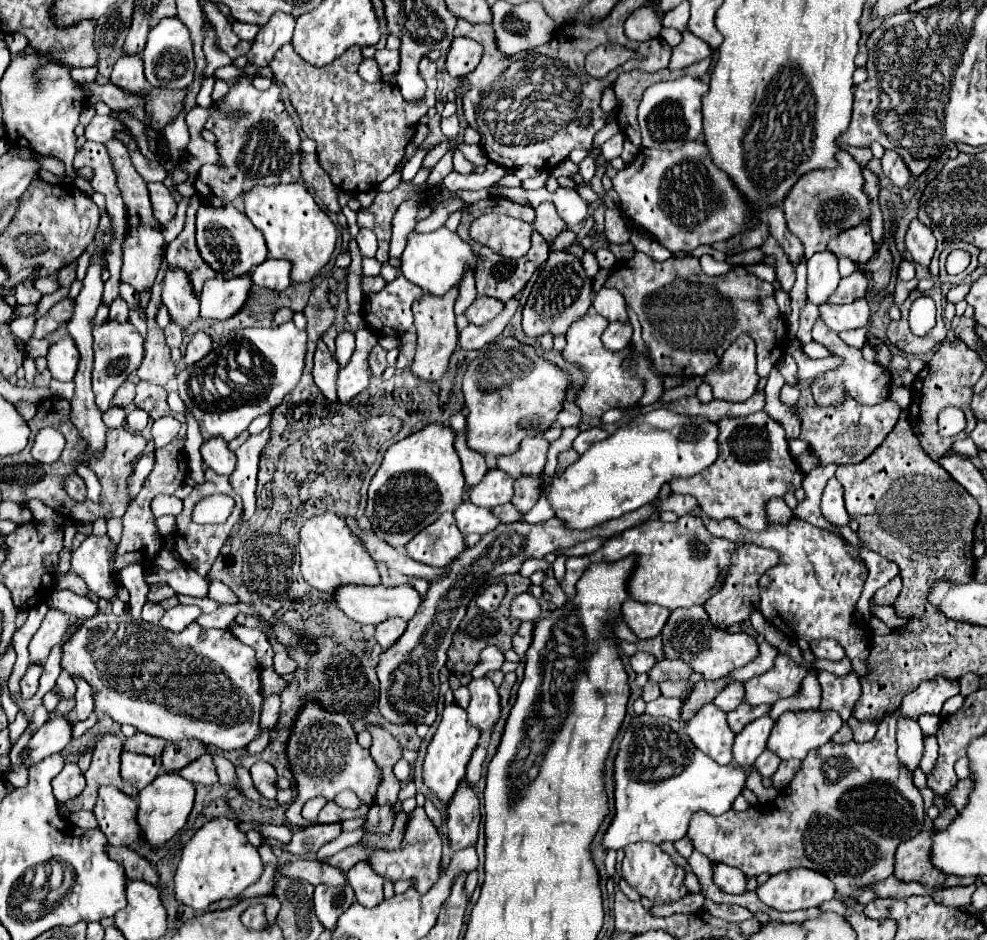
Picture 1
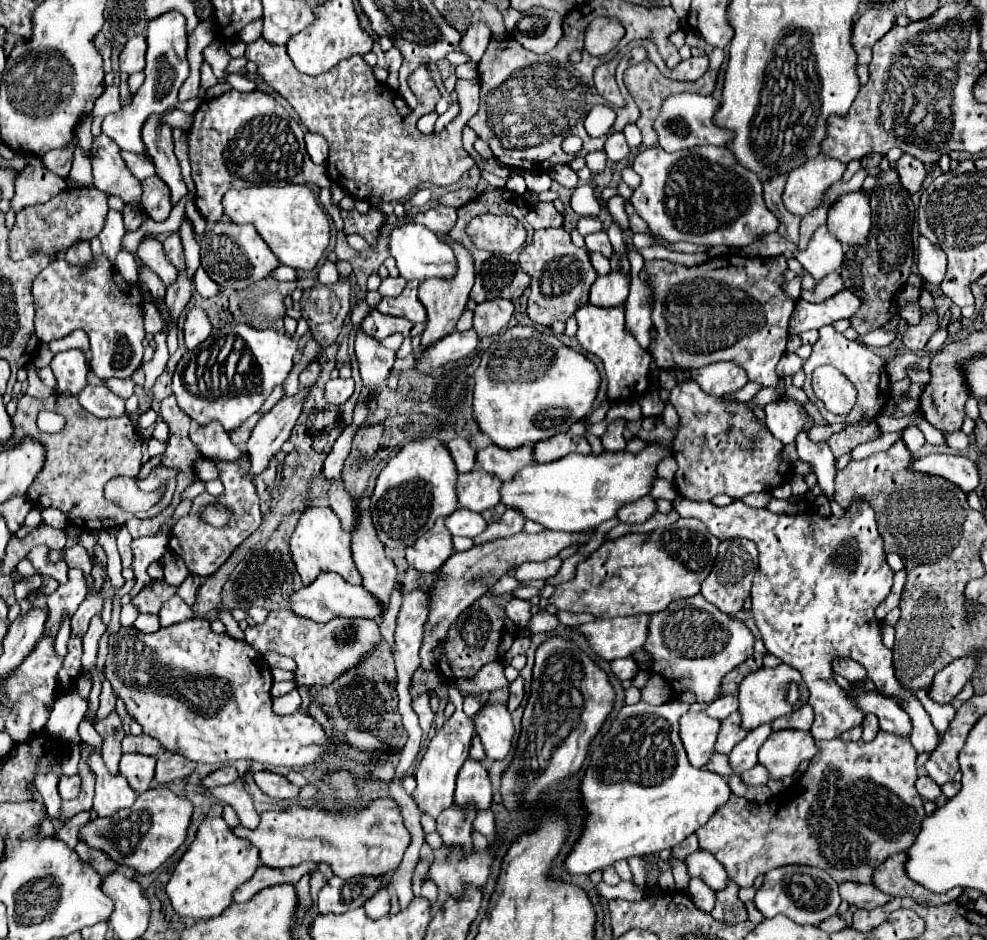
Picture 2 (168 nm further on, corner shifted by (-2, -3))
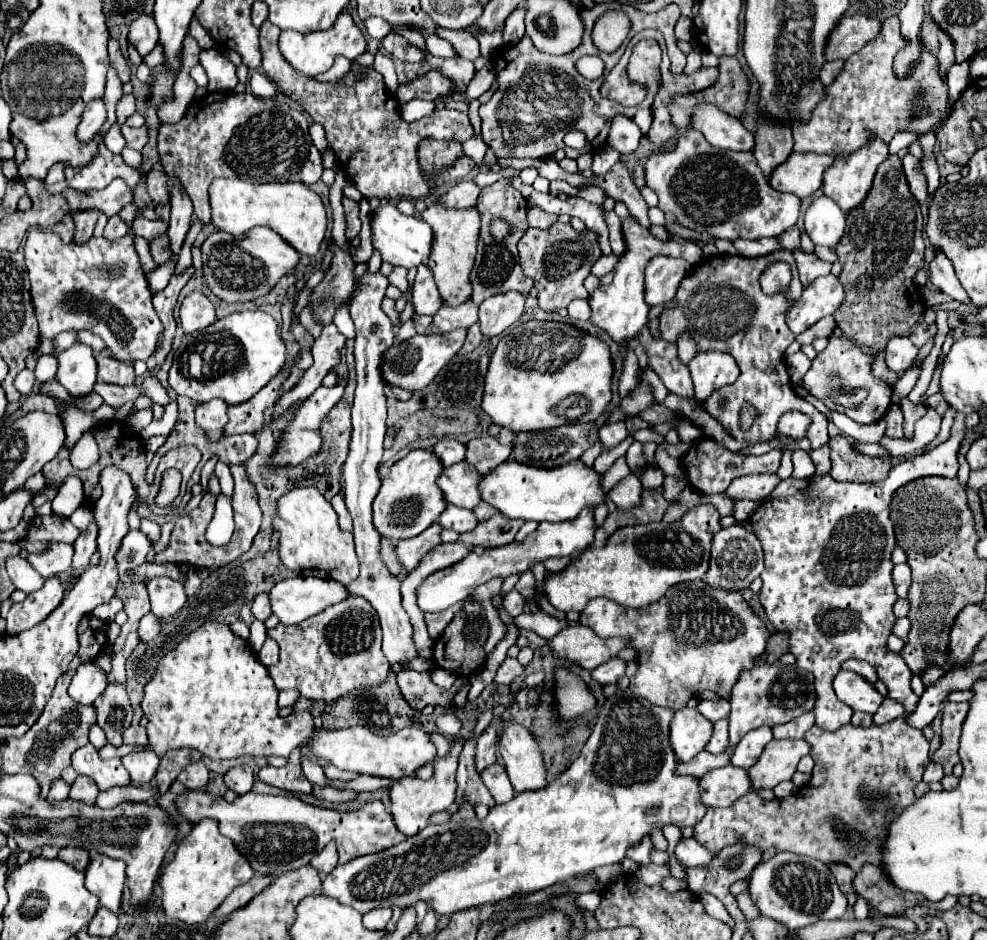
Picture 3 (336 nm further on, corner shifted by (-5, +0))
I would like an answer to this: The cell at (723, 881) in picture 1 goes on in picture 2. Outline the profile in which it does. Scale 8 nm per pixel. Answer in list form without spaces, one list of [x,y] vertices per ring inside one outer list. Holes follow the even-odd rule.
[[[706,850],[692,852],[690,856],[686,856],[684,862],[686,862],[690,878],[704,880],[712,890],[722,890],[722,886],[726,886],[728,882],[726,870],[722,870],[722,864]]]

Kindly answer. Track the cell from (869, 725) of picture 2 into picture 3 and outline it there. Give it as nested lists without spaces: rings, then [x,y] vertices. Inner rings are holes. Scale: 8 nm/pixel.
[[[885,699],[879,707],[879,711],[873,715],[873,725],[883,725],[887,721],[893,721],[897,717],[901,717],[905,711],[903,711],[903,705],[899,705],[897,701],[891,701],[891,699]]]

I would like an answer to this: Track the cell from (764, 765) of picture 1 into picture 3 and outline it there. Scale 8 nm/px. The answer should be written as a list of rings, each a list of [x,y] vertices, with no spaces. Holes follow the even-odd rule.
[[[741,767],[713,769],[701,779],[701,801],[707,807],[729,807],[749,791],[753,791],[753,783],[749,783],[749,773],[741,771]]]

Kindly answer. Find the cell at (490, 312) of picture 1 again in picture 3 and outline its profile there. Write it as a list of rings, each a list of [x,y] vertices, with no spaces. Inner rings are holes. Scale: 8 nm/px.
[[[517,291],[495,295],[493,299],[485,299],[485,303],[479,305],[479,323],[483,337],[491,339],[505,329],[509,329],[513,323],[519,321],[523,313],[525,297]]]

